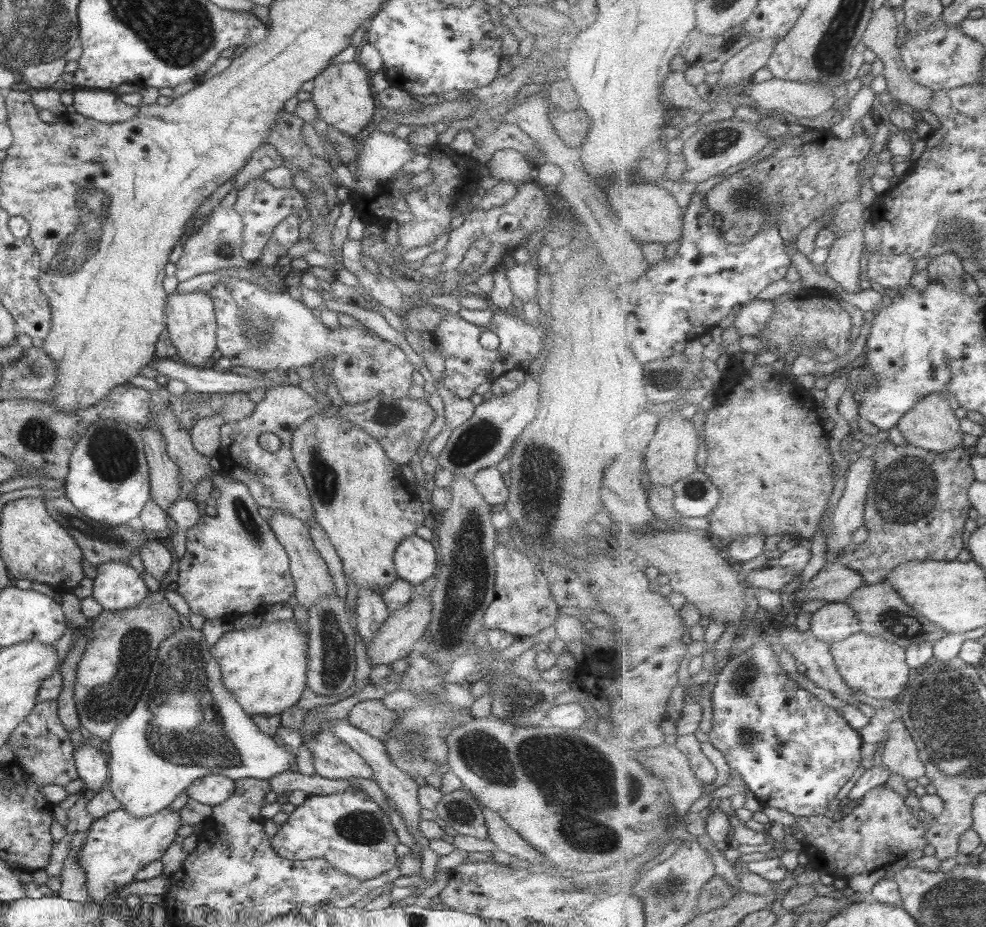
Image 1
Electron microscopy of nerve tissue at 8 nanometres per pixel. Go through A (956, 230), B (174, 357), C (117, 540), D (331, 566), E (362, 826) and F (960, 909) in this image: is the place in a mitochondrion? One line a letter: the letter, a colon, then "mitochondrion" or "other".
A: mitochondrion
B: other
C: mitochondrion
D: other
E: mitochondrion
F: mitochondrion

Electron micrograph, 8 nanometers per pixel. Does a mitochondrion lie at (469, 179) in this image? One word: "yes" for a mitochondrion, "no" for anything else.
no

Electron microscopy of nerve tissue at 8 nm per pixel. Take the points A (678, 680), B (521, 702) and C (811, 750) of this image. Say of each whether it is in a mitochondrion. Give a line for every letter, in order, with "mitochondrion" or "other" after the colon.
A: other
B: mitochondrion
C: other

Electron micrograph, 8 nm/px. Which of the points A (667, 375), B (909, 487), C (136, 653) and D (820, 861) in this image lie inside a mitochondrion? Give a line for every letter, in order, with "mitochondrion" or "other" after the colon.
A: mitochondrion
B: mitochondrion
C: mitochondrion
D: other

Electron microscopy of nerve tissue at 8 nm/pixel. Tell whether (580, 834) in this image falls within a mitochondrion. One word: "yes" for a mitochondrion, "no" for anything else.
yes

